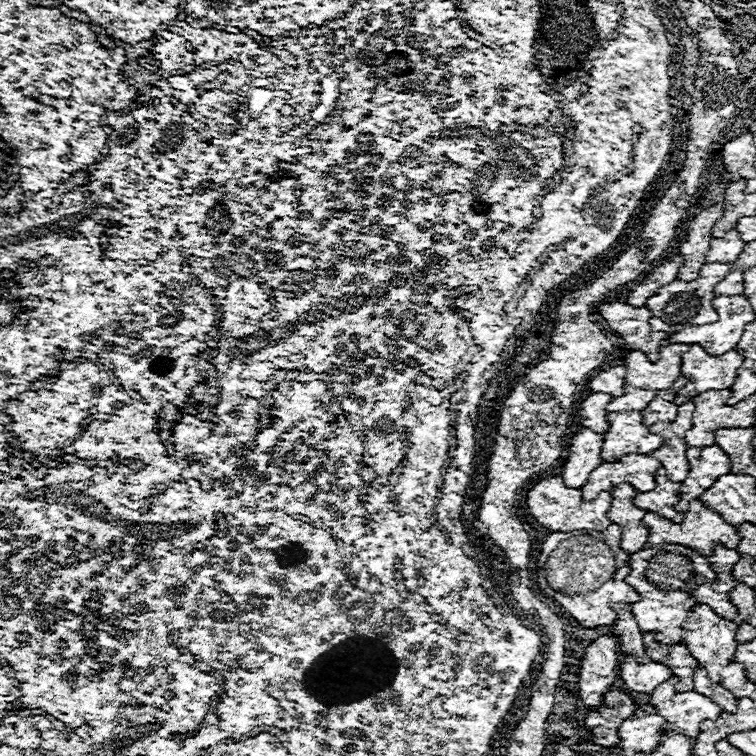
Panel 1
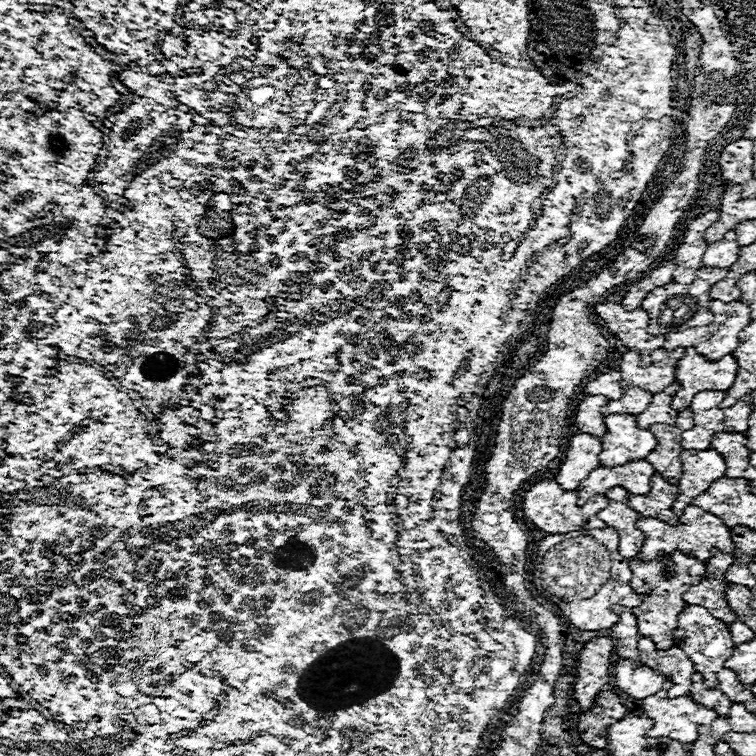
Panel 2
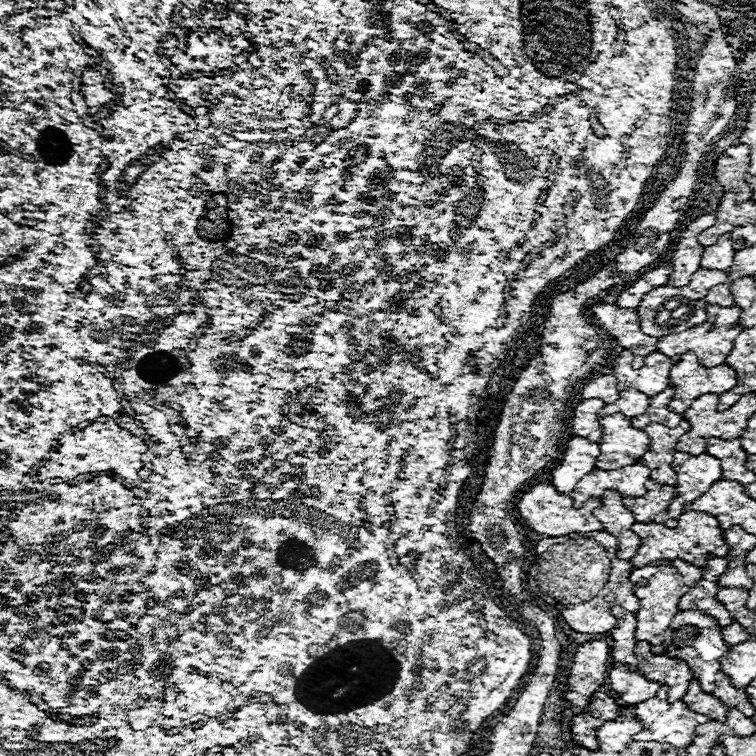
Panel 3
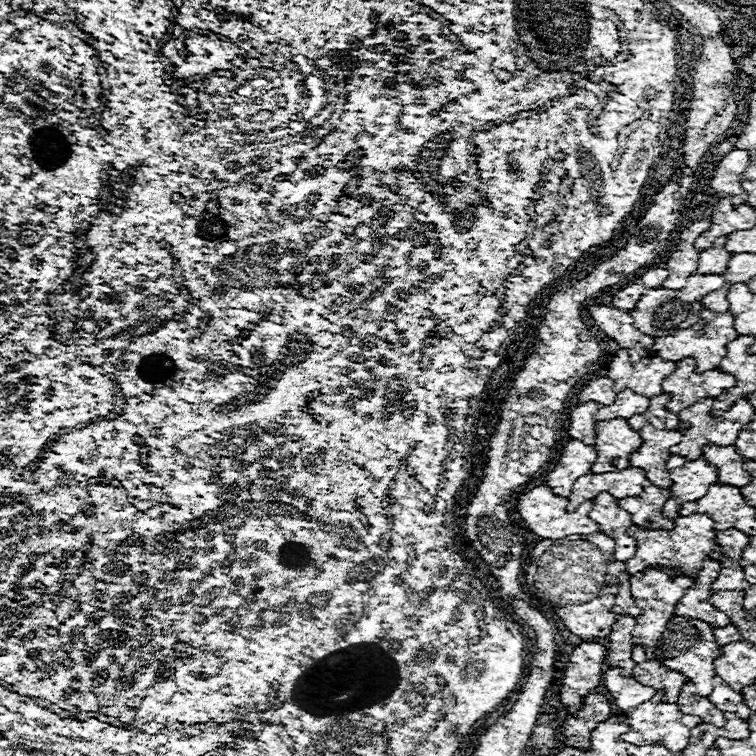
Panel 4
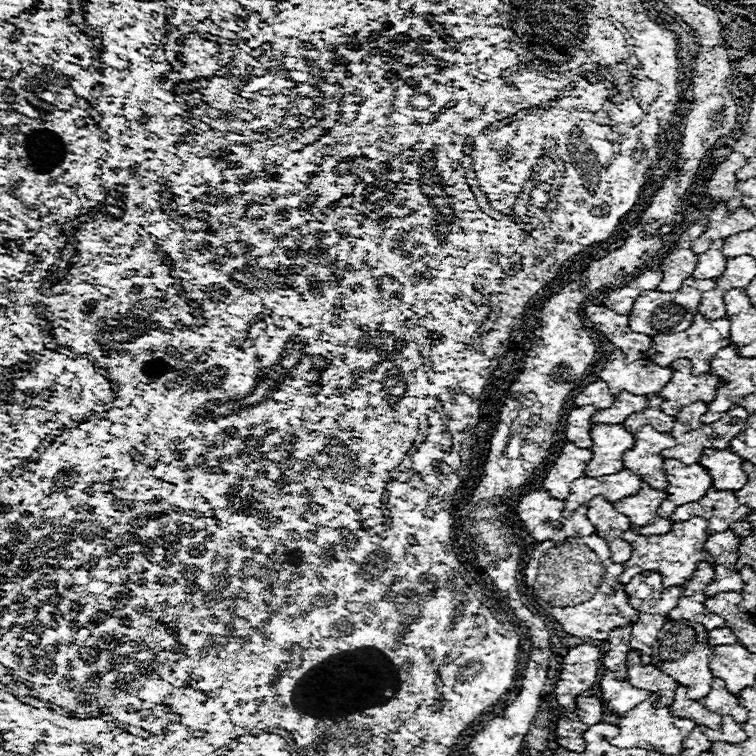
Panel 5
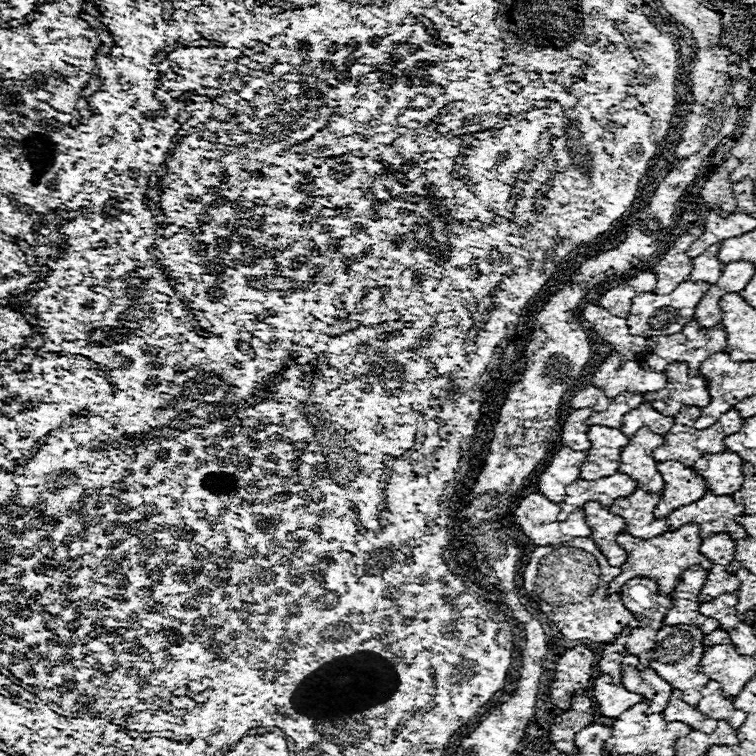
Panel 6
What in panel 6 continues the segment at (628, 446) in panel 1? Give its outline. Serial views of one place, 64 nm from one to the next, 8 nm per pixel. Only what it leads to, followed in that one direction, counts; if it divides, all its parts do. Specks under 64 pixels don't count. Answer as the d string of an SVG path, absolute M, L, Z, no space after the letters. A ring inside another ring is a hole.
M590 426L588 440L592 446L588 450L588 458L584 460L584 466L580 468L580 478L598 480L602 476L616 474L620 464L620 450L628 446L628 436L606 426Z

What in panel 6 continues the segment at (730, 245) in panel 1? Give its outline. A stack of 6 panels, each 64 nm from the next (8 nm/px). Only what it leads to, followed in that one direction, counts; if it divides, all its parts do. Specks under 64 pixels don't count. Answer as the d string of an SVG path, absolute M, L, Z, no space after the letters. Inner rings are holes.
M714 244L712 248L708 248L704 254L696 256L692 260L692 272L690 272L690 282L708 282L708 284L716 284L724 264L718 262L718 244Z

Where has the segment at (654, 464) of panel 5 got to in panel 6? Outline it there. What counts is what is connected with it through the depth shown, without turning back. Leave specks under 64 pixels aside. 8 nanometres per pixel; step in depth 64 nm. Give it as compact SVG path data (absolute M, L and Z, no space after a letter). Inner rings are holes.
M640 428L620 452L620 466L618 472L628 474L638 488L660 494L664 490L664 480L656 470L656 460L652 458L652 450L664 442L662 436L650 432L648 428Z

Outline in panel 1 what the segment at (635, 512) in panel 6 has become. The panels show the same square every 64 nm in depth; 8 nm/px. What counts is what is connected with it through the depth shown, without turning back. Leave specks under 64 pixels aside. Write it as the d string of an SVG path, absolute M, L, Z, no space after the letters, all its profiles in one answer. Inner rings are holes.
M662 468L656 470L654 480L656 480L656 490L650 490L648 494L636 494L634 498L636 506L646 512L656 512L670 522L682 522L682 514L674 510L676 502L680 500L680 484L670 482Z

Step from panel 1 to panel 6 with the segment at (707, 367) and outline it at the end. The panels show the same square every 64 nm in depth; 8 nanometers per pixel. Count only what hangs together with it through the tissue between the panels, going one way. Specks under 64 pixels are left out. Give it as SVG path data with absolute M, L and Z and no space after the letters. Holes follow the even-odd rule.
M684 362L670 364L664 374L668 378L668 386L648 398L660 414L676 416L684 406L708 406L710 396L704 378L688 376L688 366L684 366Z

